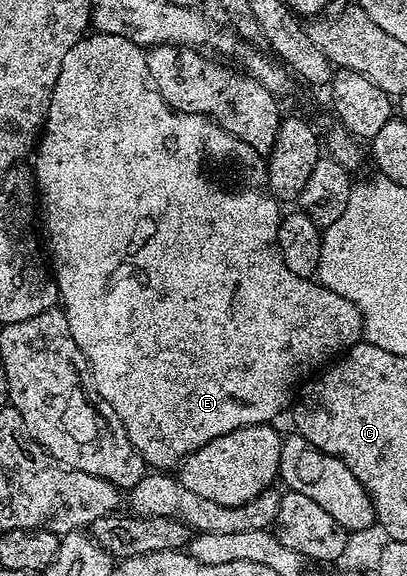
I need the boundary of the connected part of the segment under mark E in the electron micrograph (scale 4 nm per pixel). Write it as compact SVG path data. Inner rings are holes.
M89 33L81 38L78 43L71 45L71 49L67 49L67 57L63 57L63 69L59 69L59 81L55 81L55 89L51 93L51 105L45 118L44 128L39 135L39 142L35 147L35 154L32 156L32 159L34 159L31 159L31 166L33 168L33 177L37 181L39 219L43 224L43 235L47 240L48 254L51 256L51 271L57 281L59 303L67 317L67 325L71 329L71 337L75 341L75 345L79 345L83 357L87 357L89 372L92 373L93 380L95 381L95 389L99 389L103 401L107 401L115 409L115 413L119 413L119 421L123 421L123 429L127 429L127 437L131 441L131 445L143 456L146 464L153 469L173 469L184 461L191 452L199 450L203 445L207 445L207 441L211 441L215 437L223 437L227 433L247 425L272 424L274 422L273 418L285 406L288 408L294 402L293 390L296 389L297 382L304 375L310 374L309 376L312 376L318 369L324 368L334 357L340 356L346 349L354 347L362 338L363 332L359 309L355 309L355 305L351 301L347 301L347 297L339 297L339 293L331 293L331 289L327 289L319 281L299 277L295 273L291 273L291 269L287 269L287 265L283 265L283 257L279 253L279 245L277 244L279 225L283 218L282 204L278 200L264 190L261 190L262 192L256 191L253 187L245 187L242 191L224 191L219 184L212 183L205 176L205 159L222 159L225 163L238 163L241 167L257 167L260 163L262 166L262 156L258 155L257 150L251 145L241 142L240 139L236 139L236 137L225 131L224 128L218 127L208 115L174 111L169 106L169 100L164 99L160 95L153 85L153 80L149 78L145 57L146 52L138 47L136 43L127 41L127 37Z

